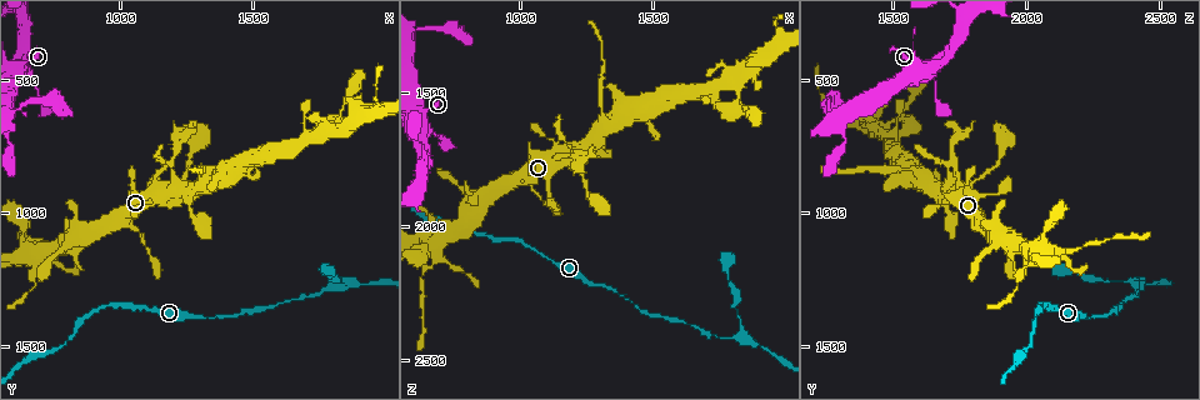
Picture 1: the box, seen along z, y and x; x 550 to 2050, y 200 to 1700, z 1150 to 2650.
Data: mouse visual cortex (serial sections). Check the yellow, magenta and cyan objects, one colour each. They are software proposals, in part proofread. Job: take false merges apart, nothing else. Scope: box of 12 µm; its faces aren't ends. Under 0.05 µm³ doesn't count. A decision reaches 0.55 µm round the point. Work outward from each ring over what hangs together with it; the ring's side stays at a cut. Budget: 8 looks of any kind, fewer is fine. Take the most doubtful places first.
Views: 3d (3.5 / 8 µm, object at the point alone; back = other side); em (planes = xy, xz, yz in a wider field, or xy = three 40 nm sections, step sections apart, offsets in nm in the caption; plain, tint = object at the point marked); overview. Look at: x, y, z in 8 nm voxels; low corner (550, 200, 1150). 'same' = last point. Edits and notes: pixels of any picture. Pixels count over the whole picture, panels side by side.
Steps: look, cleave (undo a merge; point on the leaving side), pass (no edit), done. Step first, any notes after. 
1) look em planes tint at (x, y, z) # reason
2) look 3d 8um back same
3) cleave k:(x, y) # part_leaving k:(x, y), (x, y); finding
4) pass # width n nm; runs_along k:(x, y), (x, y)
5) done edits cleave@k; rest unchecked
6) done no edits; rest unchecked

look 3d 3.5um back at (1830, 1270, 2410)

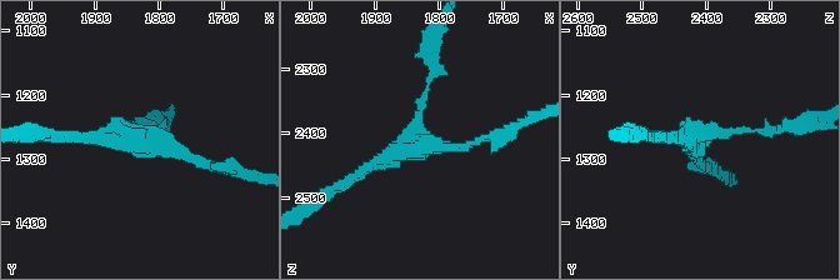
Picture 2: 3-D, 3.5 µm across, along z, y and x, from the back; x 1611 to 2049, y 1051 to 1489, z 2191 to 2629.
look em xy step 5 tint at (1825, 1260, 2410)

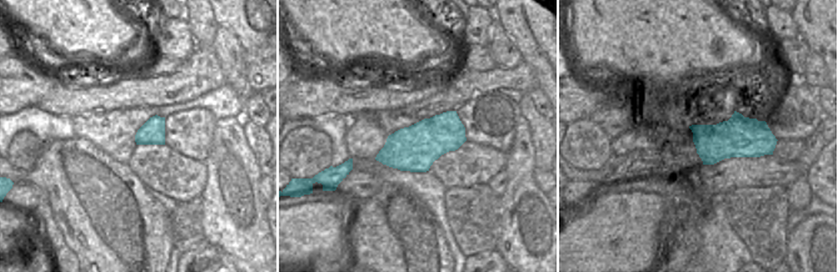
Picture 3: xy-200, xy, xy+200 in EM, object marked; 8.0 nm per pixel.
look em planes tint same

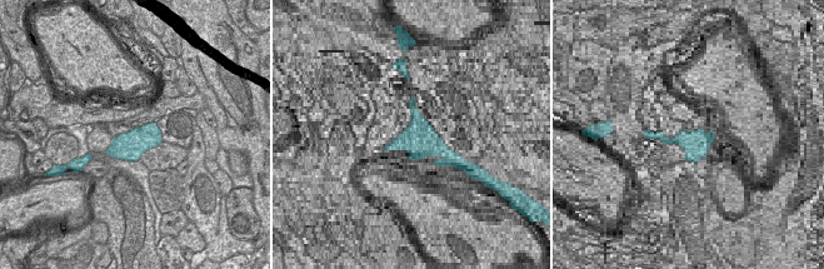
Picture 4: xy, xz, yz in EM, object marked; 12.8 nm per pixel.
pass # arm_widths 100, 150, 150 nm; runs_along 2:(708, 168), (698, 136), (771, 129); all the same cell

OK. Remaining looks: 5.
look 3d 3.5um back at (1310, 840, 1570) # calibre changes

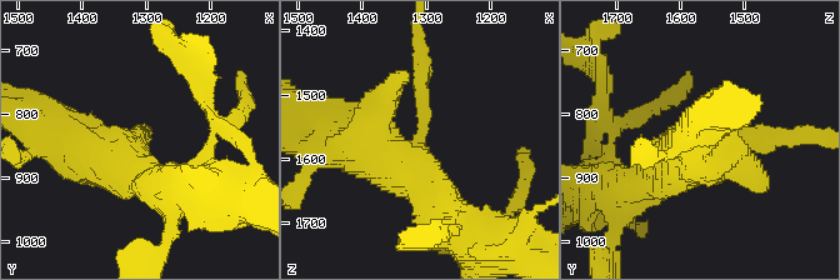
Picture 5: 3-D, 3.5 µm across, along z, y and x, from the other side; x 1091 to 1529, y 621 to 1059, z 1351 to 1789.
look em xy step 3 tint at (1305, 830, 1575)

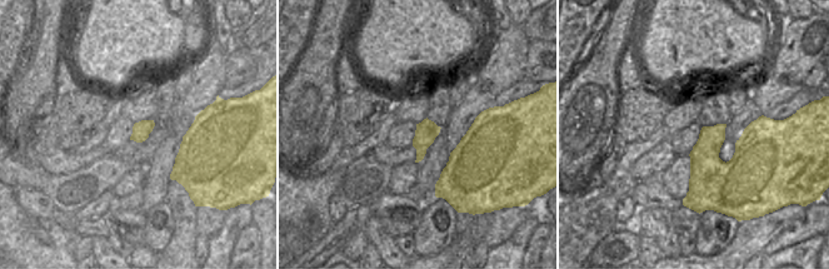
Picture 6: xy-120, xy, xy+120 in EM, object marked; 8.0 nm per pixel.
pass # all the same cell

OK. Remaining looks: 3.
look 3d 3.5um at (700, 560, 1650) # narrows sharply

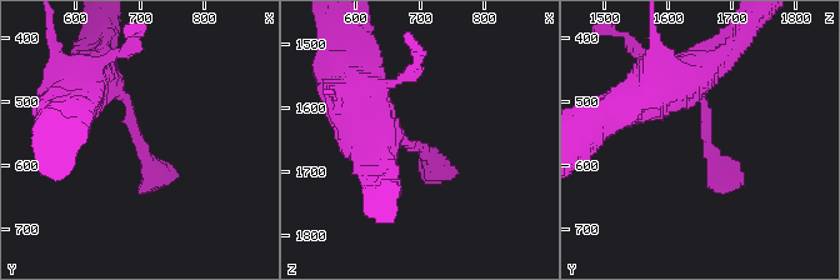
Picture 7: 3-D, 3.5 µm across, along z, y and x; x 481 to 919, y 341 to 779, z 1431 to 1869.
look em xy step 2 tint at (700, 565, 1665) # need the tissue

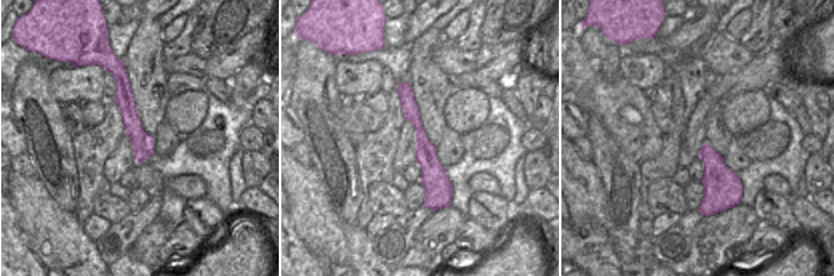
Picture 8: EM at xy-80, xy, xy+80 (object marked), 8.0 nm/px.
pass # one cell here

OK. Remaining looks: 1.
done no edits; rest unchecked

